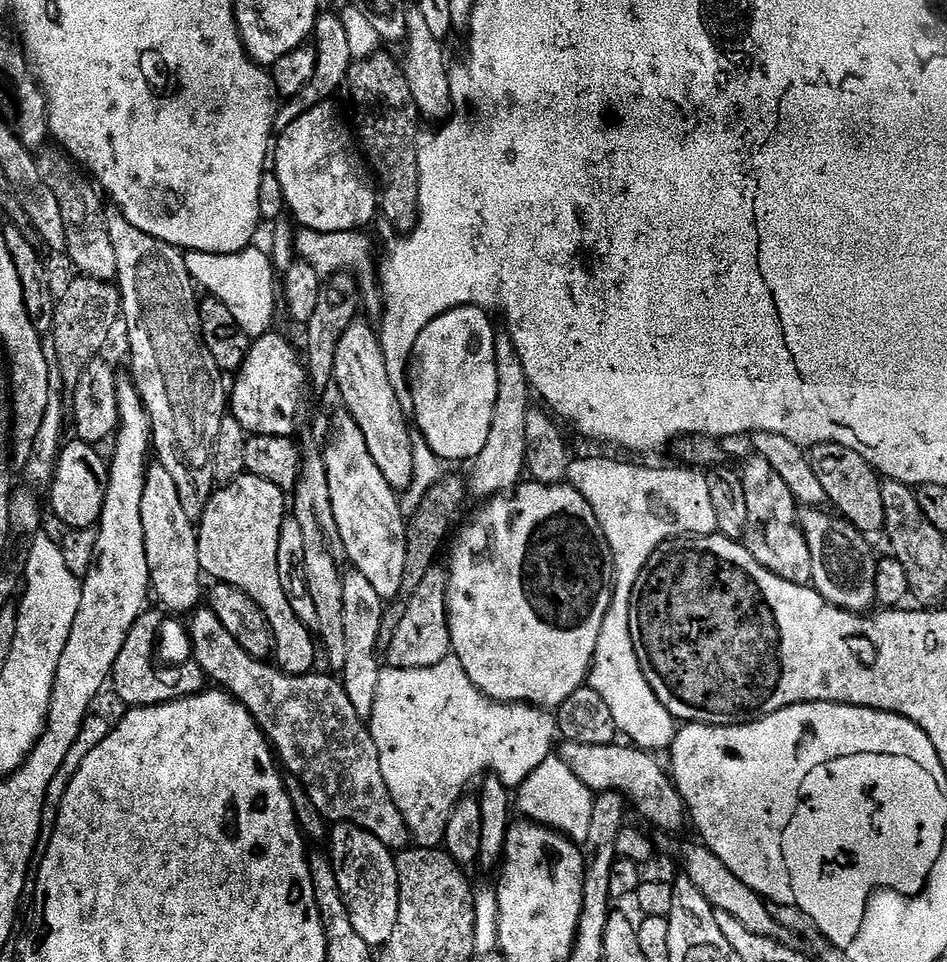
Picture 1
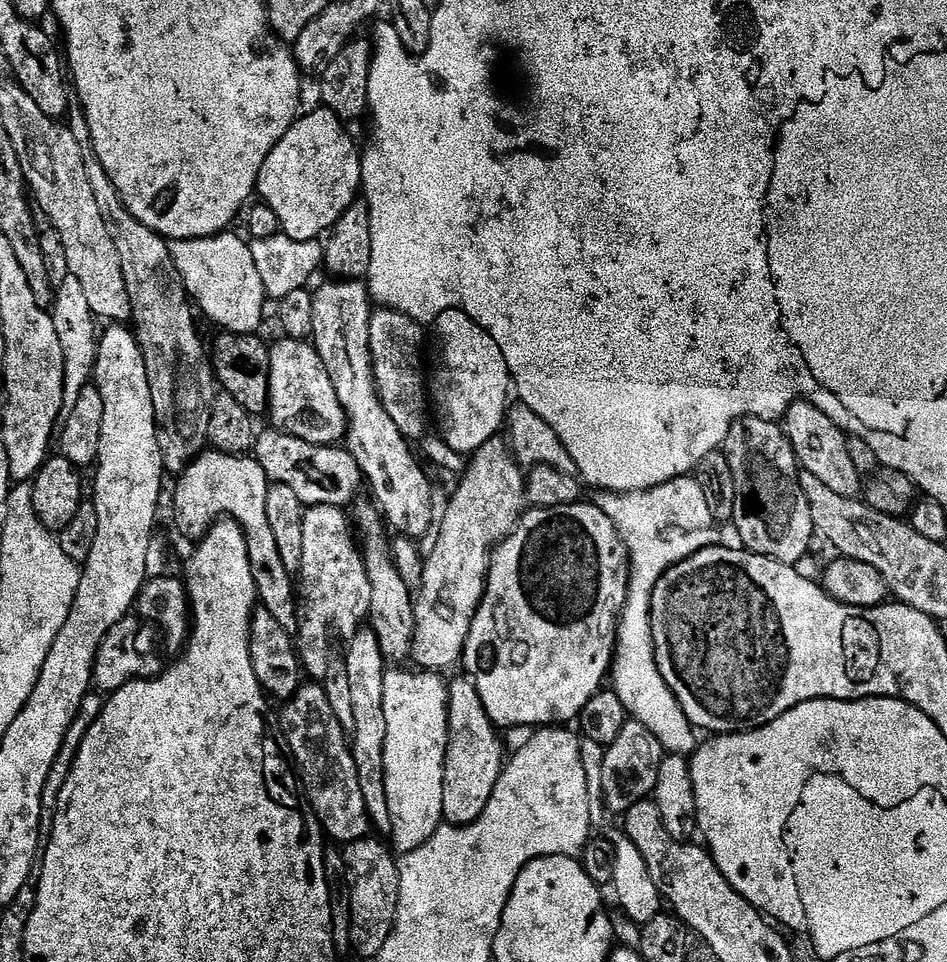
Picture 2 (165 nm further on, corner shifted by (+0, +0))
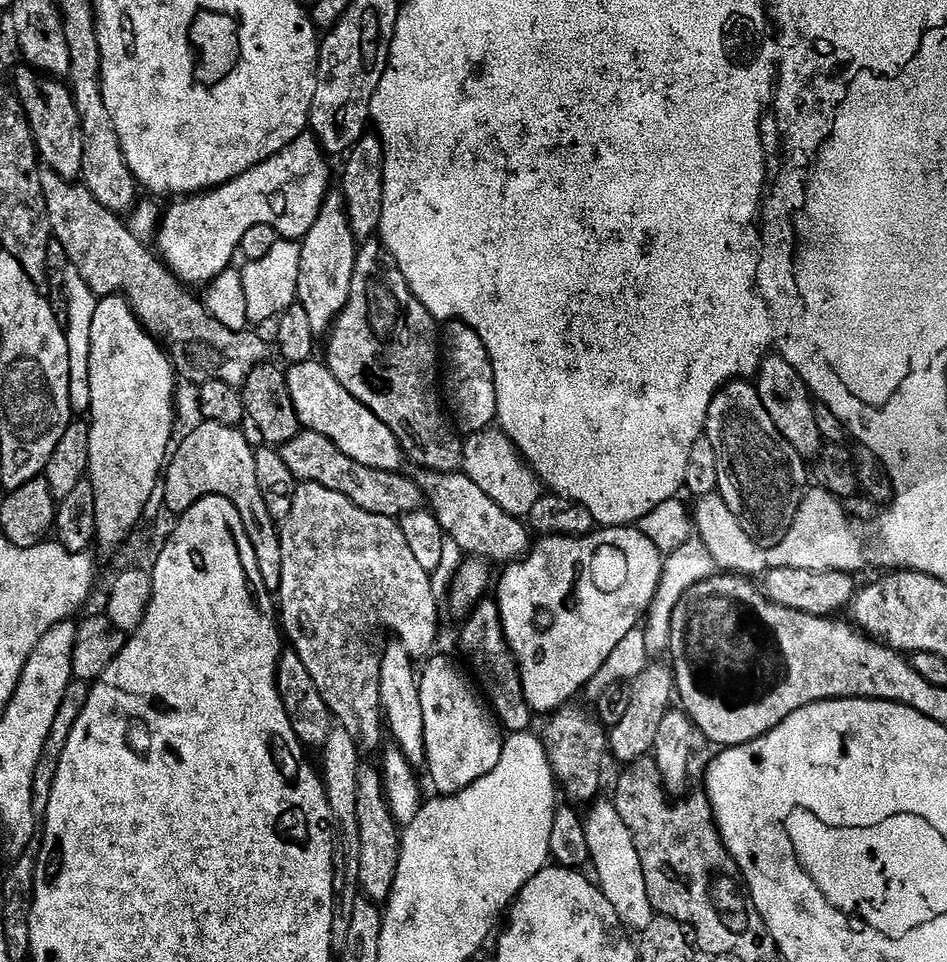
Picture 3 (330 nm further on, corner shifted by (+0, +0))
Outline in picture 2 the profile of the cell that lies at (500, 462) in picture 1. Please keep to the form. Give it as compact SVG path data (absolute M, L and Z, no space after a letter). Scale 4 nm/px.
M497 438L488 440L479 448L471 457L467 468L459 477L460 485L456 488L456 493L452 496L452 501L448 504L448 509L444 512L444 517L439 517L438 527L435 529L434 535L438 538L438 542L434 545L434 550L428 555L424 562L424 573L422 574L422 582L420 583L418 591L414 596L414 603L416 609L414 610L414 640L412 642L412 654L410 657L411 663L420 670L444 670L440 668L452 668L461 663L464 655L464 647L466 646L466 638L470 634L470 626L474 622L474 614L478 610L478 606L484 597L484 588L488 585L488 568L492 564L492 553L497 544L515 530L517 522L526 511L526 497L524 495L524 486L526 483L526 472L520 464L517 463L516 457L509 445L503 439Z

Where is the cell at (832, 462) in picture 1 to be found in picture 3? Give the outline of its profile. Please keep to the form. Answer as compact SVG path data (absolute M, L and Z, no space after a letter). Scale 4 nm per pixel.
M779 354L765 356L760 364L760 370L754 377L758 394L762 398L762 406L766 406L766 414L774 426L778 426L778 434L798 450L798 454L805 458L815 458L820 455L822 439L819 434L817 419L814 418L814 397L804 384L804 379Z

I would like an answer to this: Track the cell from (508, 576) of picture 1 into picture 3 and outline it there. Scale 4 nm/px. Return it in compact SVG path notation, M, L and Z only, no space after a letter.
M604 526L586 536L540 536L524 559L507 565L503 572L494 599L500 607L508 645L520 668L524 697L533 713L551 714L575 701L572 699L587 689L594 674L602 670L602 662L610 658L623 636L641 627L660 586L664 558L658 546L654 546L639 527Z

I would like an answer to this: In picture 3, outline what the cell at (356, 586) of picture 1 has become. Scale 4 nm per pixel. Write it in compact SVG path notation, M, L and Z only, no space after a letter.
M368 762L361 763L358 770L358 874L361 893L377 906L387 902L392 893L394 874L398 870L401 835L401 829L392 817L388 798L384 795L384 777L381 769Z

